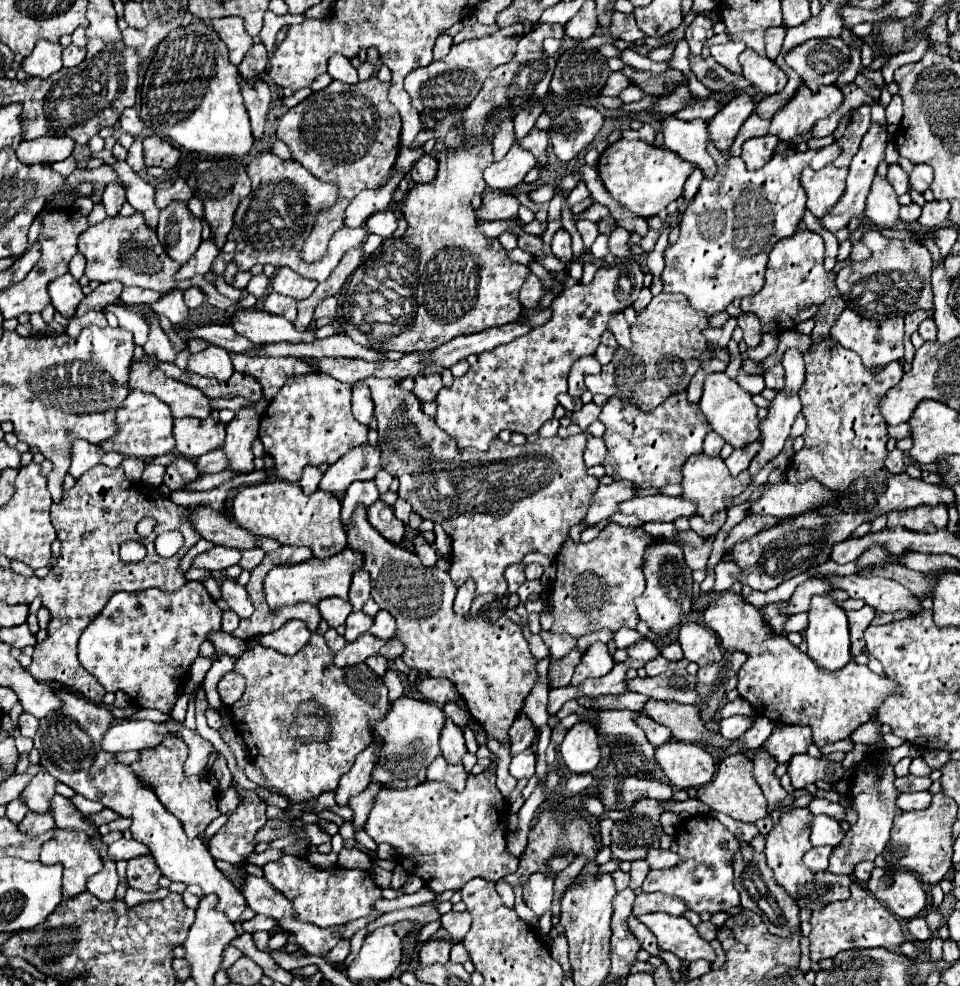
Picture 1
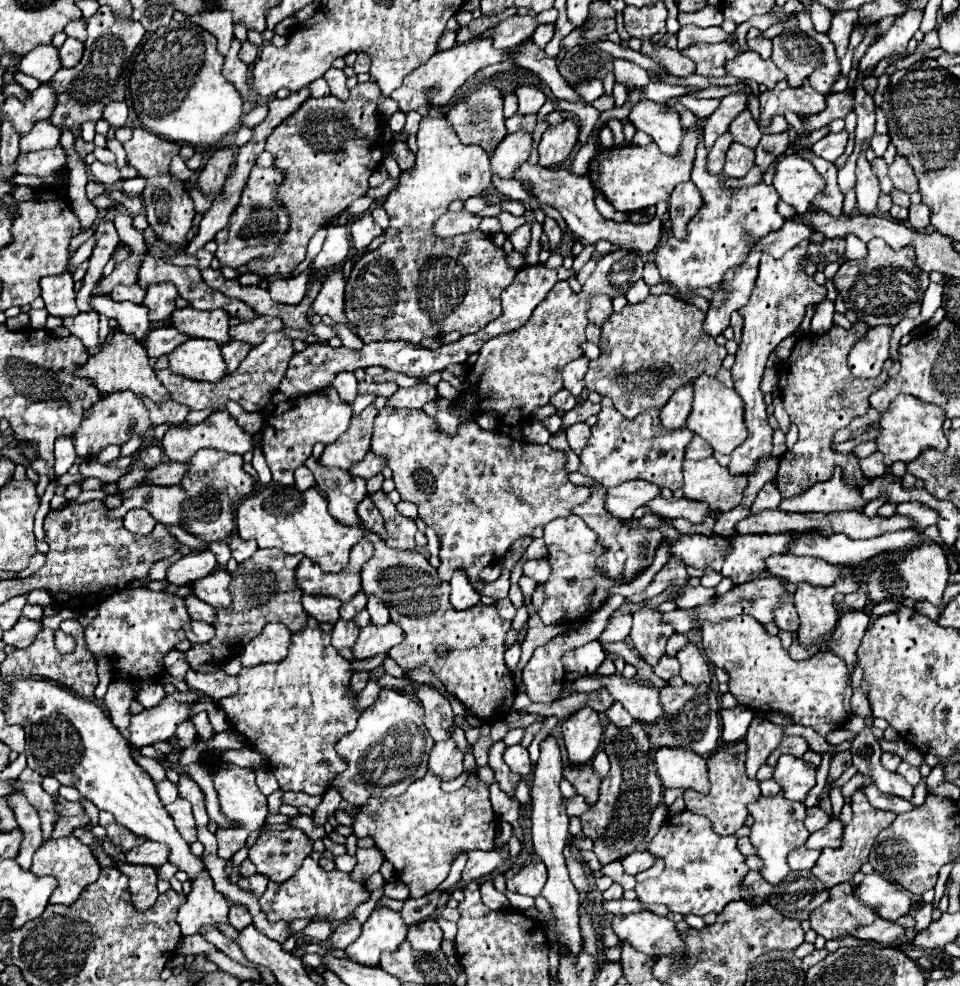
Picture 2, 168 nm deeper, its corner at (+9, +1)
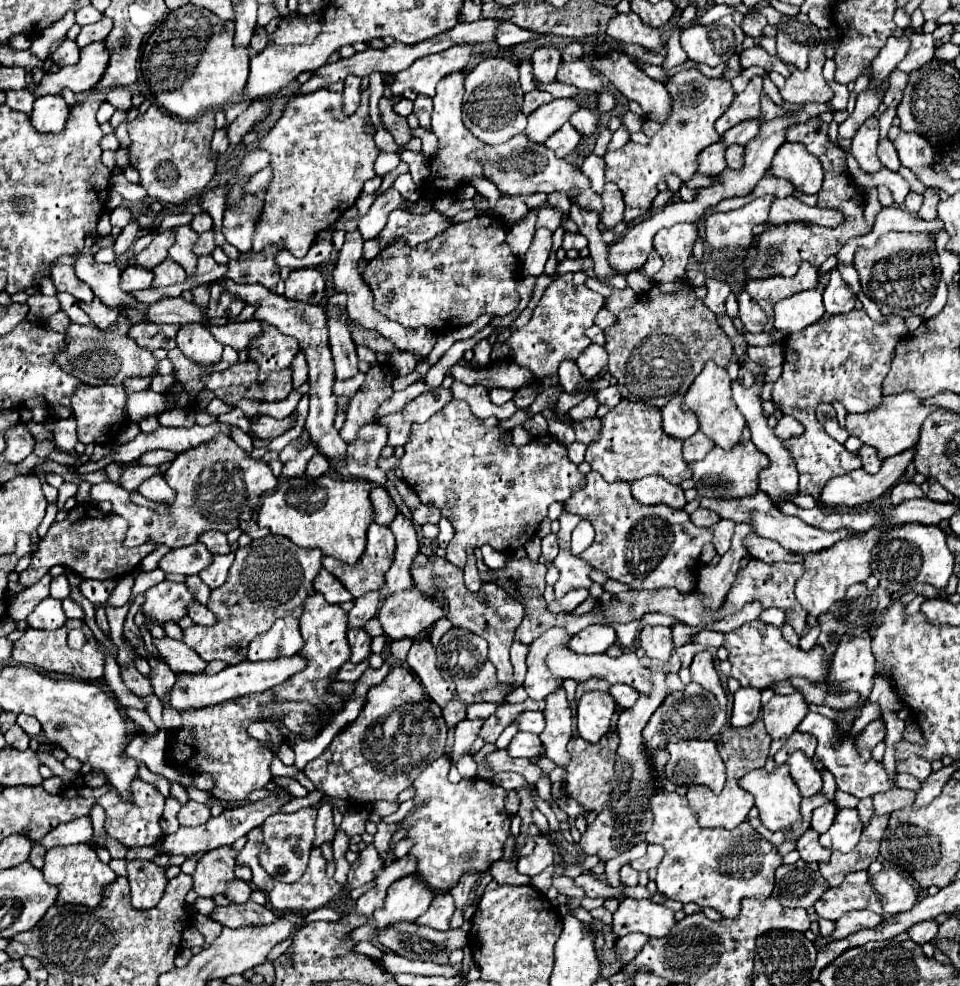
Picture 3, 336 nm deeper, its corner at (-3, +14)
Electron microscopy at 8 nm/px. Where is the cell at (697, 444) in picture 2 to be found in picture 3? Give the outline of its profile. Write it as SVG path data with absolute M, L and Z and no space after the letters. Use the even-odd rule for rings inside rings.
M700 430L696 434L692 434L690 438L684 440L684 460L686 462L694 462L694 460L702 460L710 450L714 448L714 442L702 434Z

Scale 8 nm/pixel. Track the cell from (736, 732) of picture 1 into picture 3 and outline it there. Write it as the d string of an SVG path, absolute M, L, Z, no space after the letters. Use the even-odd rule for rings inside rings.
M740 688L734 694L734 706L732 706L732 726L746 728L754 724L760 716L760 690L756 688Z

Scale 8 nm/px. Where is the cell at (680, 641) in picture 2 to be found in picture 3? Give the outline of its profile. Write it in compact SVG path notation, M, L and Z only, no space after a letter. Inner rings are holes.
M700 630L700 632L692 638L692 642L702 644L702 646L706 646L706 648L720 648L720 646L724 644L724 634L712 632L712 630Z

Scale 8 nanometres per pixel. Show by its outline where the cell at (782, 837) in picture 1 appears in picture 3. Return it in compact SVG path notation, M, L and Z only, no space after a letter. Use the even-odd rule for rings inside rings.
M782 764L776 772L766 772L764 768L762 768L762 770L748 772L746 776L740 778L740 786L742 786L744 790L748 790L748 792L756 798L756 806L758 806L758 810L760 810L760 820L762 820L762 824L764 824L770 832L782 830L782 832L786 834L786 840L788 840L788 842L794 842L794 838L792 838L792 824L802 820L802 814L800 814L802 796L800 796L798 786L796 786L794 780L790 778L788 766Z

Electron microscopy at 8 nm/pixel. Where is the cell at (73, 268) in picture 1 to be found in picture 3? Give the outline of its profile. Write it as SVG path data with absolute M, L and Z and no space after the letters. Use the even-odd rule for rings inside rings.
M114 208L112 212L110 212L110 224L112 226L118 226L118 228L124 228L128 222L132 220L132 214L130 214L130 210L128 208Z

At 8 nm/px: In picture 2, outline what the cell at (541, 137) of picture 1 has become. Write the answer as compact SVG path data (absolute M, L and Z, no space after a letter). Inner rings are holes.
M514 113L512 117L506 119L506 129L508 133L514 133L518 129L526 129L526 131L532 131L536 127L536 115L518 115Z

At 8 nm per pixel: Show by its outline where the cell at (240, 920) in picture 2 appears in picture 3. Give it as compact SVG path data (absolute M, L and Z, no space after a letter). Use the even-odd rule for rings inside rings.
M236 880L236 882L232 882L232 886L228 888L226 898L228 898L230 902L234 902L234 904L244 904L244 902L250 900L250 894L252 894L252 888L250 888L246 882Z

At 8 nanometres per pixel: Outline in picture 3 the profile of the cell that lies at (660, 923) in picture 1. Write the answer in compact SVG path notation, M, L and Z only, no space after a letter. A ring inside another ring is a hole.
M624 898L614 912L612 930L618 938L630 932L640 932L648 938L664 938L674 926L674 912L664 904L656 904L652 900Z

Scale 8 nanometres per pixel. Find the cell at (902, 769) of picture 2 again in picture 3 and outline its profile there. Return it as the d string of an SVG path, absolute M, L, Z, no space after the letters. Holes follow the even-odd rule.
M912 754L906 760L896 762L896 772L908 772L908 774L916 776L920 782L924 782L932 774L932 768L930 768L930 762L926 758Z

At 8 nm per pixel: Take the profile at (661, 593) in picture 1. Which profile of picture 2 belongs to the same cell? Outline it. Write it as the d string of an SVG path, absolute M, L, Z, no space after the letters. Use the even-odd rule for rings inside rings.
M644 607L634 613L630 639L632 639L634 651L648 665L654 667L660 661L660 657L664 655L666 641L674 633L674 629L670 625L662 625L660 617L656 613L648 613L648 611L656 611L656 609Z

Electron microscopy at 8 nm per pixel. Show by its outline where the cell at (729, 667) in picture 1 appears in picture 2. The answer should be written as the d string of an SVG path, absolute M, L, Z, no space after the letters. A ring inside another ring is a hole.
M714 685L706 687L666 687L660 691L660 705L664 707L664 719L660 723L654 723L648 729L648 739L652 749L656 747L684 747L698 755L708 755L718 747L720 739L720 723L718 723L718 693L714 691Z

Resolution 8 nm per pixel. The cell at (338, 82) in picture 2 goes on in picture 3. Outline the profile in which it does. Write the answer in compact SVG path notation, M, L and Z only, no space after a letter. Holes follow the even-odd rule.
M348 74L348 78L344 80L344 112L352 114L358 104L360 104L360 78Z

